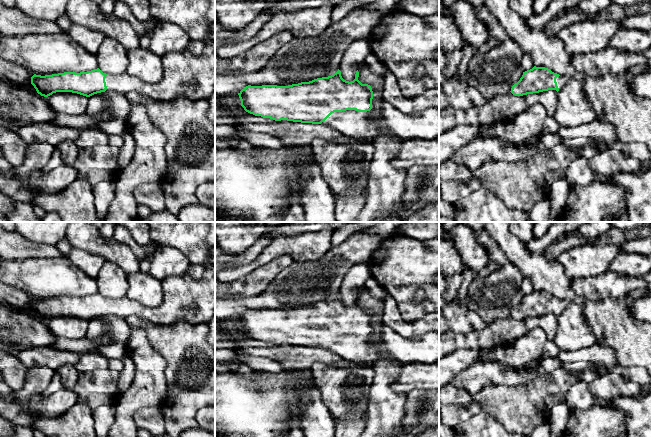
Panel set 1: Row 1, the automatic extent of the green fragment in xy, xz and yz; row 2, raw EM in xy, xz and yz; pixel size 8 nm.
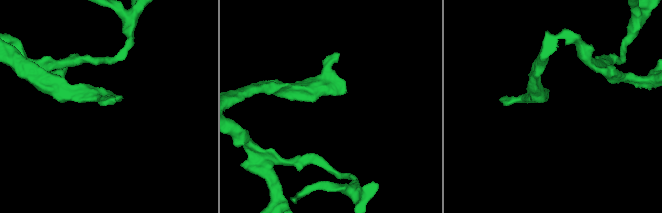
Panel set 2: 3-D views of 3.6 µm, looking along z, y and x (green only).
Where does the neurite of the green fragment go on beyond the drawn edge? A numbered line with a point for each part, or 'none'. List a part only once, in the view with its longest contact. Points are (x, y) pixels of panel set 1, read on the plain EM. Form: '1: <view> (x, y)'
1: xz (351, 347)

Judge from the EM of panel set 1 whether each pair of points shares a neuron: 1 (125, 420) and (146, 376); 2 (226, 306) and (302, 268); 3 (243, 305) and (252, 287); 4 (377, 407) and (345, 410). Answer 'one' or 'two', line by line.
1: one
2: one
3: two
4: two

